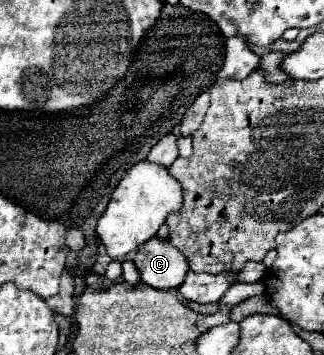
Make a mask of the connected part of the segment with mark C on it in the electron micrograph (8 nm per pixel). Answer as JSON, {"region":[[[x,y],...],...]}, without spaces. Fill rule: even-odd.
{"region":[[[157,236],[137,250],[133,262],[139,270],[141,282],[157,290],[177,288],[183,284],[189,270],[185,256],[169,242],[157,240]]]}

